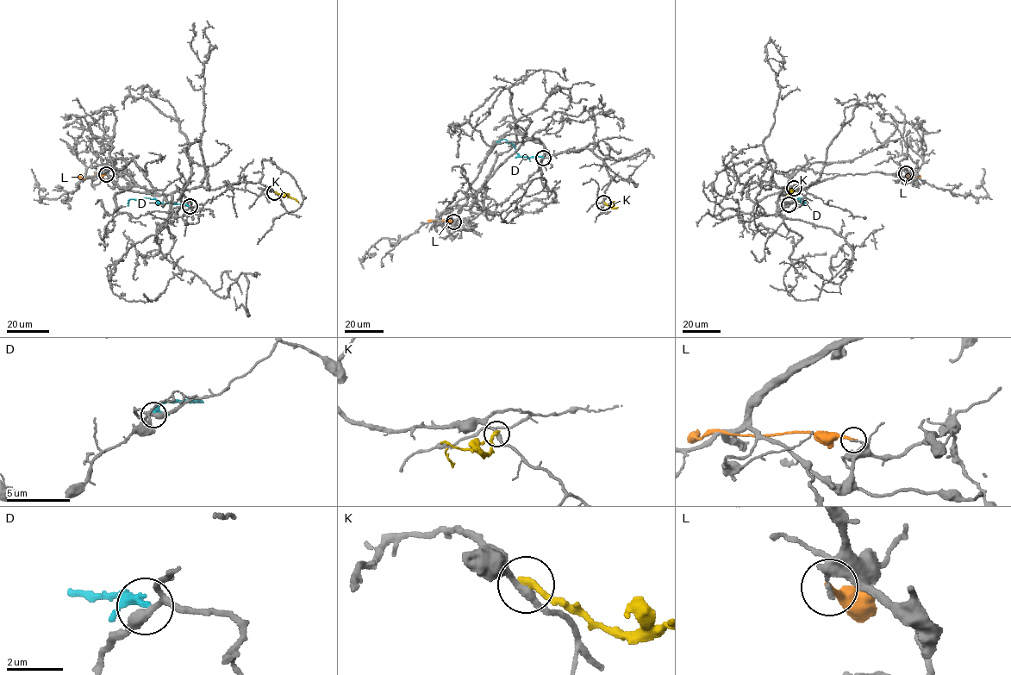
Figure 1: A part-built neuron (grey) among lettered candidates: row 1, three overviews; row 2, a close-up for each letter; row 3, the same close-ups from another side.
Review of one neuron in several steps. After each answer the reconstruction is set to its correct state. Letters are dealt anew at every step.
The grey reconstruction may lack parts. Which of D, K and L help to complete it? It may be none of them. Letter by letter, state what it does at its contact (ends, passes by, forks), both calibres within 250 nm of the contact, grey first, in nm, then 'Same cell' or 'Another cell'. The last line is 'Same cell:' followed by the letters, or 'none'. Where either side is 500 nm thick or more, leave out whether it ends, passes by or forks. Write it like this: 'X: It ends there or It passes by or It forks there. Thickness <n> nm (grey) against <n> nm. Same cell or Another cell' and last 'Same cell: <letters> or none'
D: It ends there. Thickness 320 nm (grey) against 300 nm. Another cell
K: It ends there. Thickness 260 nm (grey) against 260 nm. Another cell
L: It ends there. Thickness 160 nm (grey) against 200 nm. Another cell
Same cell: none

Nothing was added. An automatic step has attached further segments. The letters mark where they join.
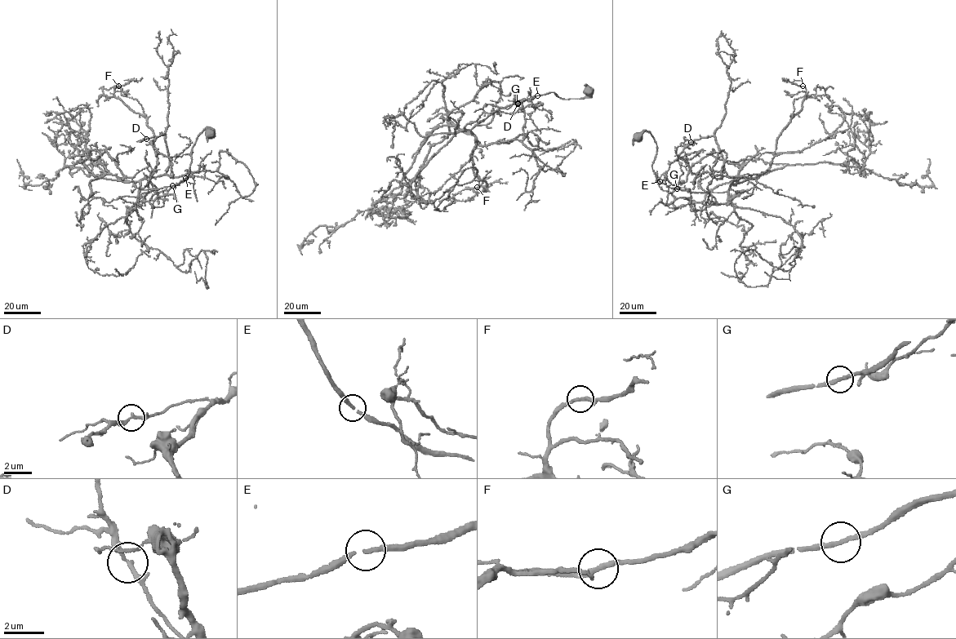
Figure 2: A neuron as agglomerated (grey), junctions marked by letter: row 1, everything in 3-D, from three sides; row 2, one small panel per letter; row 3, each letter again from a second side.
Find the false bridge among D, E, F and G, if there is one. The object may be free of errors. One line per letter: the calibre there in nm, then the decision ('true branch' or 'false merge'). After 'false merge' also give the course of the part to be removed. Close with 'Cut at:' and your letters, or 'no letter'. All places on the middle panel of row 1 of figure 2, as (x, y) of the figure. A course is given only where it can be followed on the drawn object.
D: 240 nm | true branch
E: 200 nm | true branch
F: 240 nm | true branch
G: 200 nm | true branch
Cut at: no letter

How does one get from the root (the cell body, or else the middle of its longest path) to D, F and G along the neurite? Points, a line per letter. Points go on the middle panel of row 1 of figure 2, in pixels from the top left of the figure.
D: (588, 91), (568, 99), (549, 92), (500, 107), (472, 128), (475, 140), (509, 143), (522, 133), (518, 104)
F: (588, 91), (568, 99), (537, 95), (474, 125), (473, 170), (486, 184), (482, 192), (468, 188), (478, 188)
G: (588, 91), (583, 98), (568, 99), (549, 92), (518, 104)

